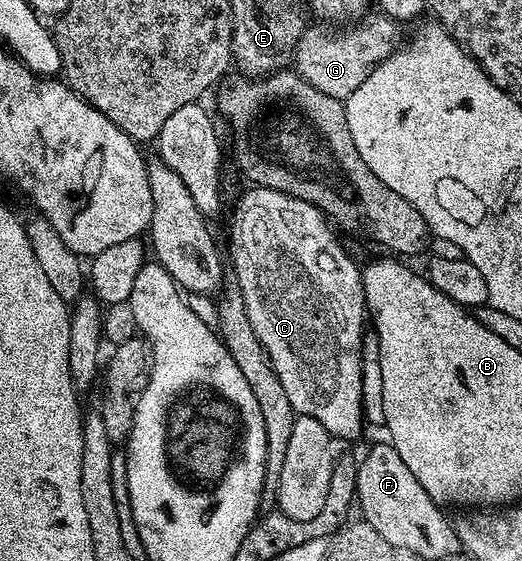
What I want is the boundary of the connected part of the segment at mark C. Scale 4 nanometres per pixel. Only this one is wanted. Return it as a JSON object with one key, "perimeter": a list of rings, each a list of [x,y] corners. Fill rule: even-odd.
{"perimeter":[[[250,186],[249,191],[241,195],[237,208],[233,211],[233,224],[229,227],[229,255],[233,258],[233,271],[237,274],[235,286],[241,290],[243,305],[247,305],[247,317],[251,321],[251,329],[255,329],[255,337],[269,354],[271,365],[283,385],[283,393],[287,393],[287,401],[291,401],[297,415],[313,417],[321,422],[323,428],[332,437],[353,439],[363,428],[361,414],[361,336],[367,330],[367,312],[365,310],[365,294],[361,284],[361,267],[353,264],[353,259],[345,255],[339,240],[333,236],[334,228],[324,211],[302,199],[279,193],[275,189]]]}

